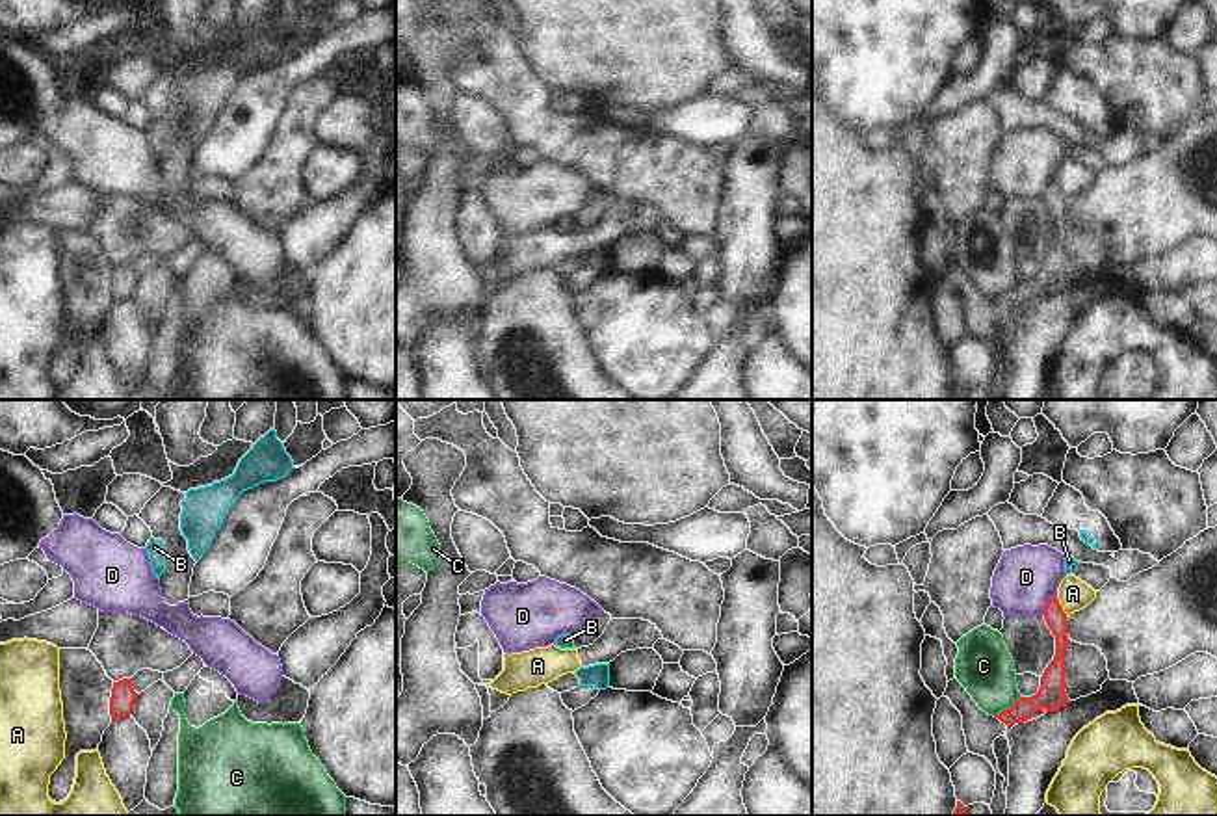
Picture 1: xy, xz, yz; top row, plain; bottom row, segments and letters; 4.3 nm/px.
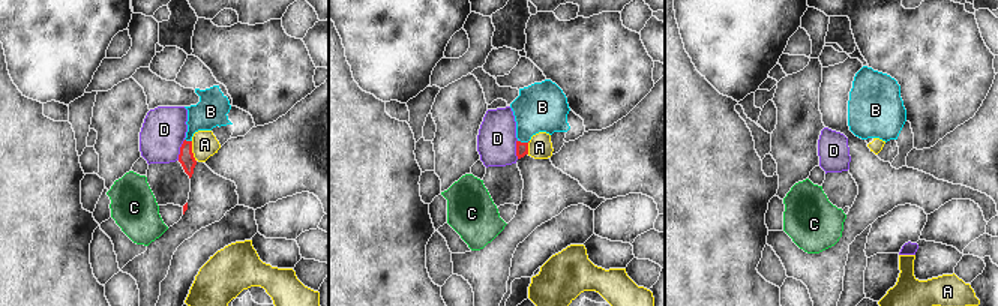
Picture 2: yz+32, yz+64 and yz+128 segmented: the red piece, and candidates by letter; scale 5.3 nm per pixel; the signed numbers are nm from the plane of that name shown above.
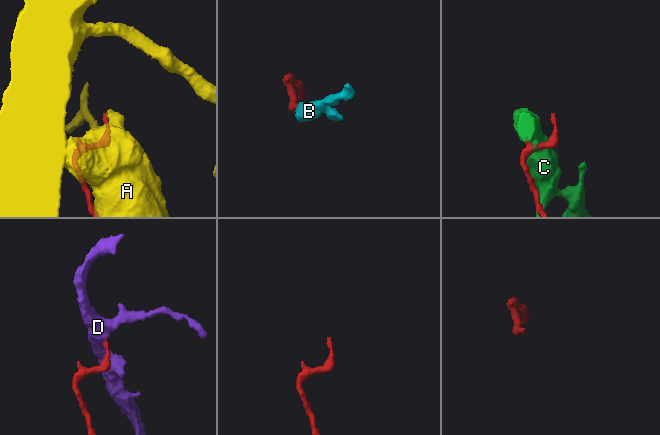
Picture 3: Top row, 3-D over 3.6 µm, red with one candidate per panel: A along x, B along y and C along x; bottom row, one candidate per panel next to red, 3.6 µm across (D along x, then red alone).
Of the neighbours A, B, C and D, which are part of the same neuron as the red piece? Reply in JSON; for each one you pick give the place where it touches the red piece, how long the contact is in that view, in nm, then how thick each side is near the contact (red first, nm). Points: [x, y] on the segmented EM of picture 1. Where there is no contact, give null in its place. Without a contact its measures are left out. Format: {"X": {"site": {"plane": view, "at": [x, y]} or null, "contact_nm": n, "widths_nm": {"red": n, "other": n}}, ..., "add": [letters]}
{"B": {"site": {"plane": "xz", "at": [554, 642]}, "contact_nm": 40, "widths_nm": {"red": 20, "other": 60}}, "add": ["B"]}

